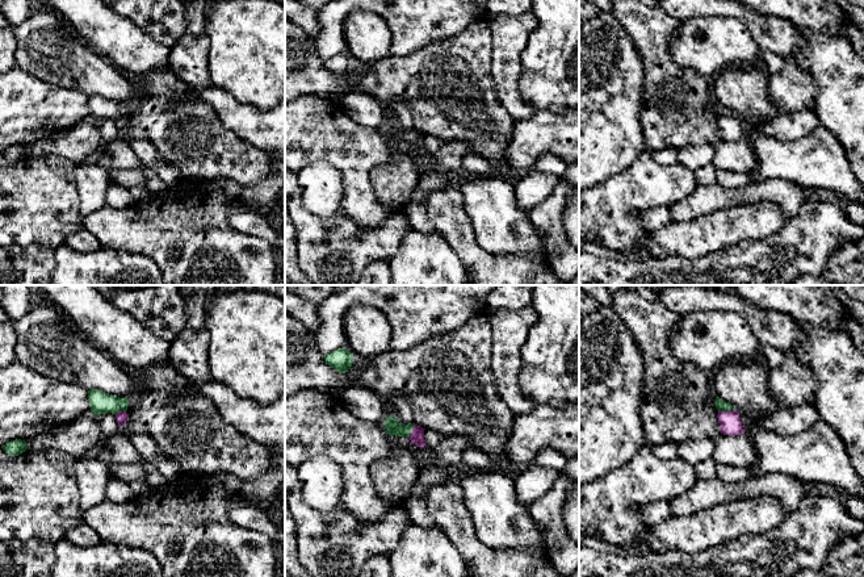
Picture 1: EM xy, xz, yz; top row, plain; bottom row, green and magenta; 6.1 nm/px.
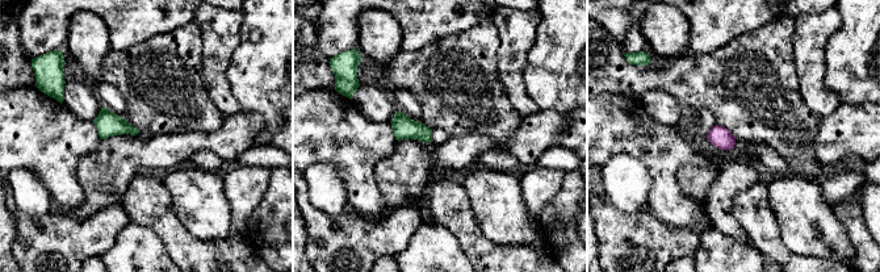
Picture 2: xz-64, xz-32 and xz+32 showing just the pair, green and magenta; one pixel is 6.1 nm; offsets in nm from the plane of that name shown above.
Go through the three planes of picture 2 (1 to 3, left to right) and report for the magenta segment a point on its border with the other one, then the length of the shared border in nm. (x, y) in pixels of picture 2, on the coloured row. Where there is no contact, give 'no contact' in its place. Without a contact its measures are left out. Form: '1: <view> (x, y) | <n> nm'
1: no contact
2: no contact
3: no contact

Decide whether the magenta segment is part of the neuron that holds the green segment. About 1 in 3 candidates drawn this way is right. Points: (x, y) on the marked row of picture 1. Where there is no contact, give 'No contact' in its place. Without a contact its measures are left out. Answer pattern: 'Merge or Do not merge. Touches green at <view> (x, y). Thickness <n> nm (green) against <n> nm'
Merge. Touches green at yz (726, 410). Thickness 70 nm (green) against 130 nm

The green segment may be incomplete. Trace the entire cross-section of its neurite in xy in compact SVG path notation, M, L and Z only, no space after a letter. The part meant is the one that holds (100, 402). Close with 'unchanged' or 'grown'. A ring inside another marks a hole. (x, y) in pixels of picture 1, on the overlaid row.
M91 389L88 390L88 401L92 414L112 413L116 415L118 427L129 421L129 414L126 413L129 406L127 397L119 398L100 389Z; grown

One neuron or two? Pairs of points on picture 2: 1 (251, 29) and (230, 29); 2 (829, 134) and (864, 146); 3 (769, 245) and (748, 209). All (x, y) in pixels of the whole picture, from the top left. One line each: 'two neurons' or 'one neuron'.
1: two neurons
2: one neuron
3: one neuron

